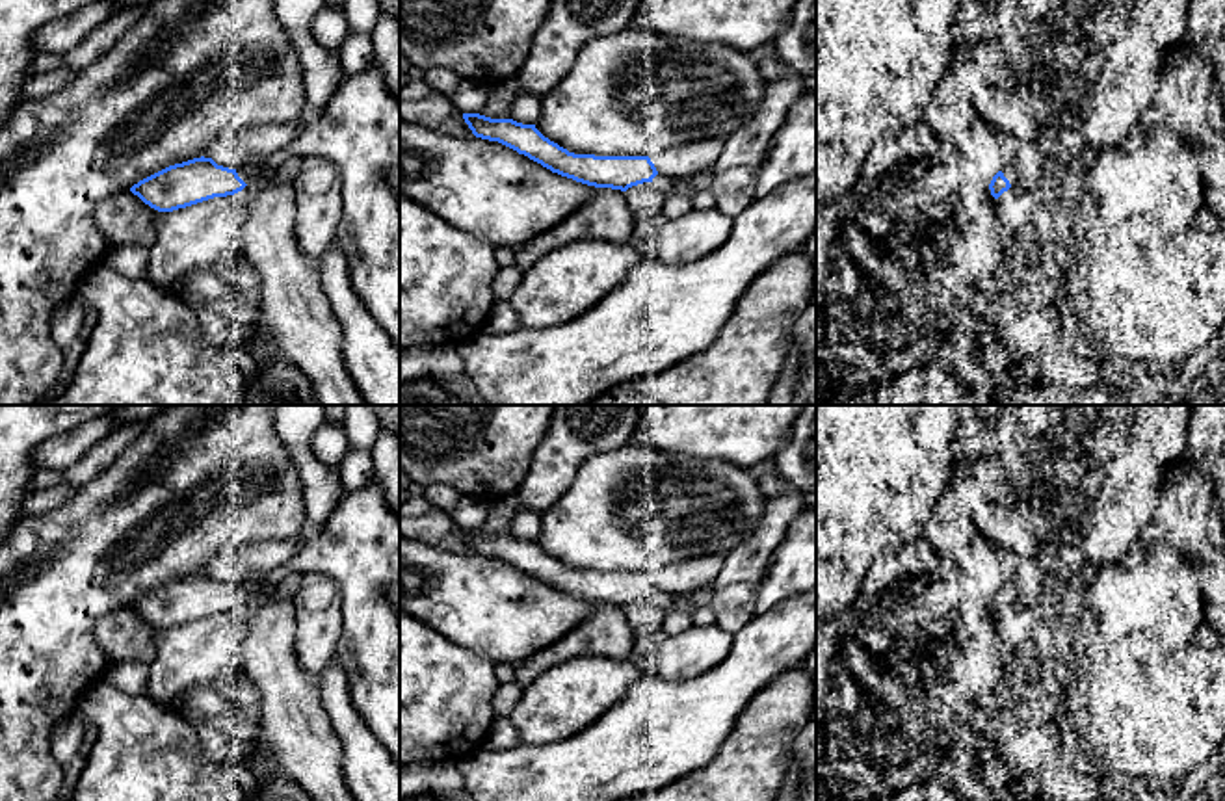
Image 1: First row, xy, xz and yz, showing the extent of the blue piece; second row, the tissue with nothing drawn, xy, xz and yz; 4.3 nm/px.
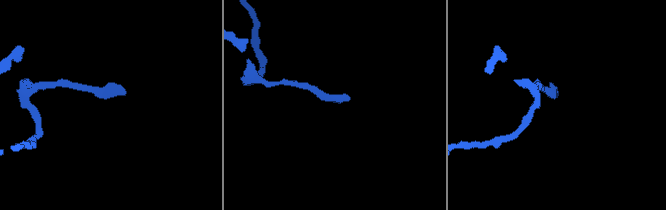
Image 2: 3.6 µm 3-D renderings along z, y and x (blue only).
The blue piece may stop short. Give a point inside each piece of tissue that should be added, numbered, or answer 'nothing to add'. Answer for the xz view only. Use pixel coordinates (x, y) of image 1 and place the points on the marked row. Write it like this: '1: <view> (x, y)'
1: xz (660, 183)

